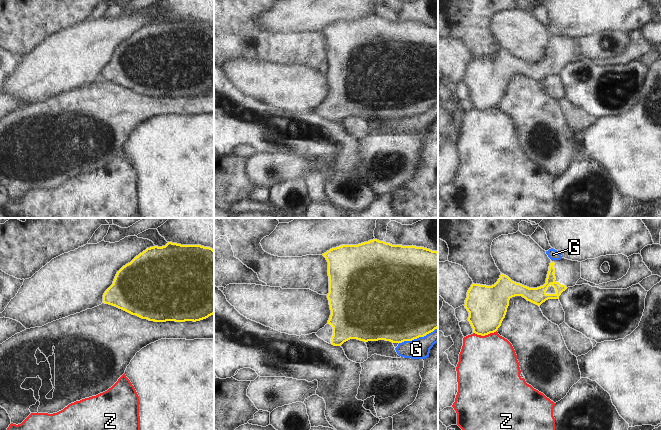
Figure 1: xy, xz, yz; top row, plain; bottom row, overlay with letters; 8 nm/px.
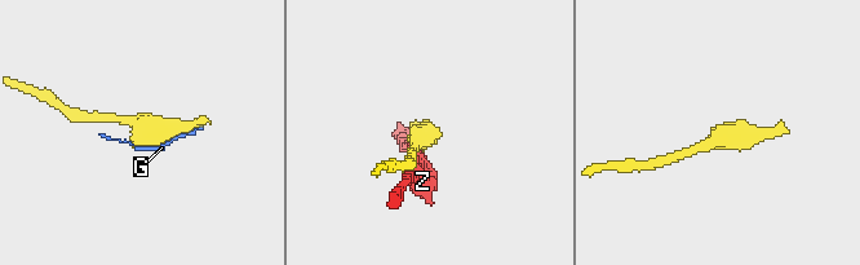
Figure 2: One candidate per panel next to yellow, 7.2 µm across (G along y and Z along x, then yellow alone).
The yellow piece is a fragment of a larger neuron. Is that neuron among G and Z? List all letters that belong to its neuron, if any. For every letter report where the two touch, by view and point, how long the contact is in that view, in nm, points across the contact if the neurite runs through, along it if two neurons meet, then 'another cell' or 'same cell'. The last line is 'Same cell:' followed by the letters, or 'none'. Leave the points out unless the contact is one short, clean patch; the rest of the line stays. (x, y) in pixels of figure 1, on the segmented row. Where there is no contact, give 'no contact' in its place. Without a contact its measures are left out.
G: meets yellow in xz at (418, 337); contact 340 nm long; another cell
Z: meets yellow in yz at (484, 335); contact 190 nm long; another cell
Same cell: none

